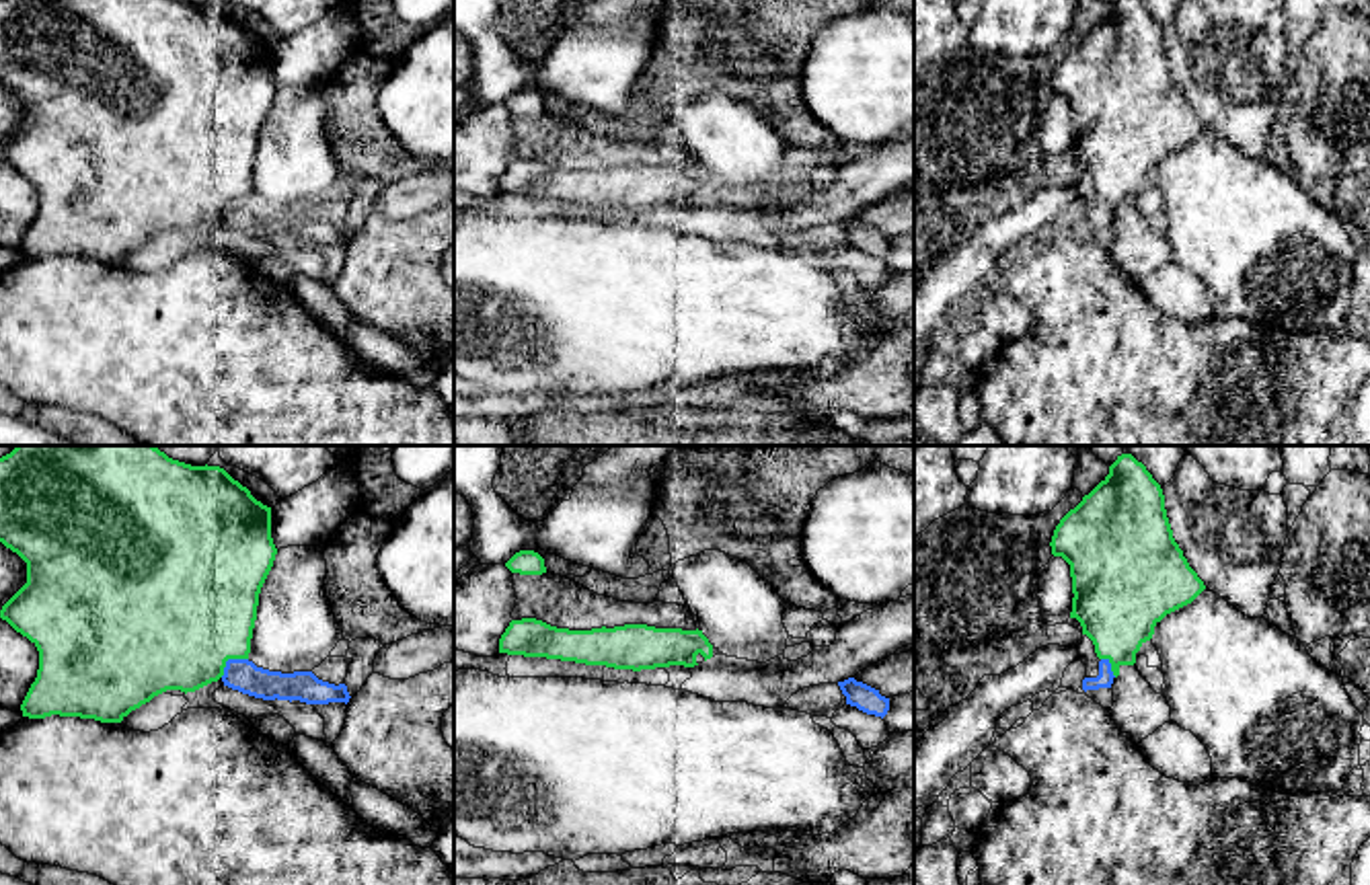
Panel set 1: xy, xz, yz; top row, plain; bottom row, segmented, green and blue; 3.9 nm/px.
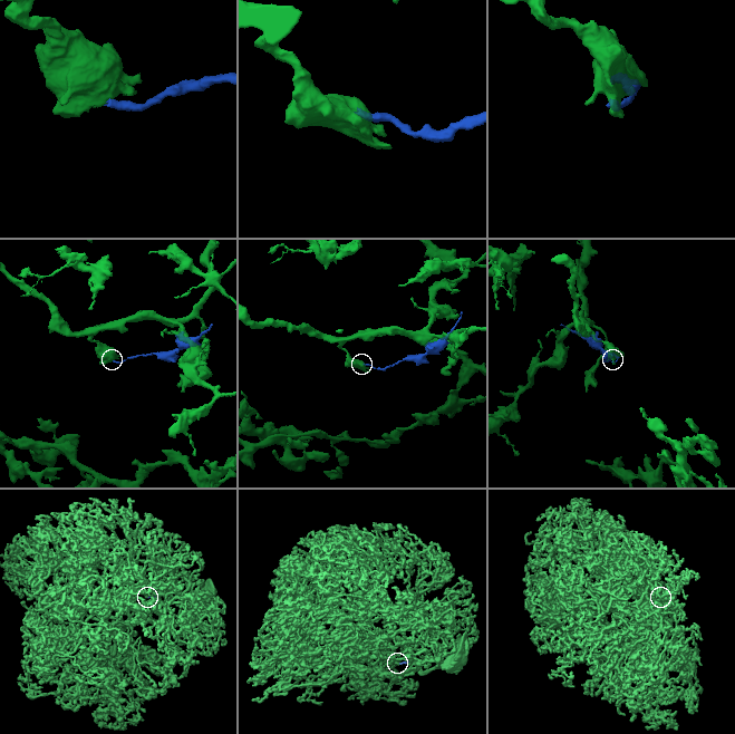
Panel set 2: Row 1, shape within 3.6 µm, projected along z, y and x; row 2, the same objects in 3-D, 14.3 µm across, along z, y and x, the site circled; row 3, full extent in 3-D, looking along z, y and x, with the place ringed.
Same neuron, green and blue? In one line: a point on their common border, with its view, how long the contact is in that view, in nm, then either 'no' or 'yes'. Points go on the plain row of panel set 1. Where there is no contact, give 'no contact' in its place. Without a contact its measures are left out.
xy (229, 198) | 130 nm | no

